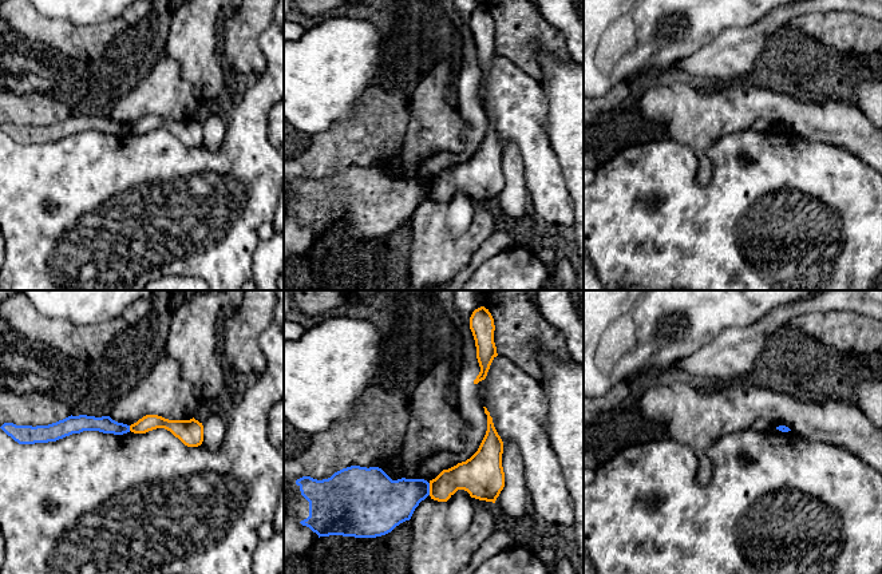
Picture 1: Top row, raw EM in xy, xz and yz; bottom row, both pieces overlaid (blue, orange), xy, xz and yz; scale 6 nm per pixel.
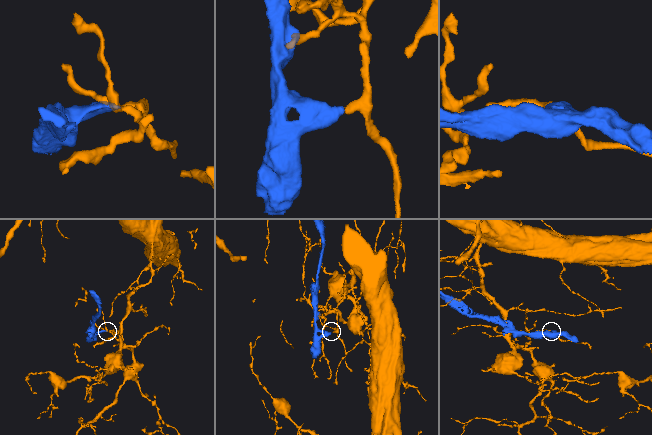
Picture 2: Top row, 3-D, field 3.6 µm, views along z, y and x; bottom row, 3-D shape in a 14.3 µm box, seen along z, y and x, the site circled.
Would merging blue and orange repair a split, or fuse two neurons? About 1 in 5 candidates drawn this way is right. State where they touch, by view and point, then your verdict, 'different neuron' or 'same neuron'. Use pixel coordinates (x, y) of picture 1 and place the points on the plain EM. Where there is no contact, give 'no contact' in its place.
xz (428, 189) | different neuron

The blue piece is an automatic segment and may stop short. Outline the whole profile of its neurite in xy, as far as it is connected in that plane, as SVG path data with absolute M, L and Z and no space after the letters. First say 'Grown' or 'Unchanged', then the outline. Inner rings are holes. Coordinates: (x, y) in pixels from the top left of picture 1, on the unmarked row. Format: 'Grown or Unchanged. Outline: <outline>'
Unchanged. Outline: M71 115L56 123L36 127L4 123L0 128L19 145L56 142L83 131L99 131L103 134L114 135L123 135L130 132L130 126L118 123L110 116L95 118L87 115Z

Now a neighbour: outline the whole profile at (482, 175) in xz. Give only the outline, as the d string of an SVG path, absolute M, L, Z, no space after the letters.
M486 107L487 131L478 151L466 162L443 170L430 181L430 197L447 202L458 190L464 190L471 198L495 203L505 187L502 167L503 142L498 135L493 118Z

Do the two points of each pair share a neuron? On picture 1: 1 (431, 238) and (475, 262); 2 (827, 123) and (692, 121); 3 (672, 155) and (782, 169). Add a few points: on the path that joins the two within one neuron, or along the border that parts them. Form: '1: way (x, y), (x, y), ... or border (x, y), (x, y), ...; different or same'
1: border (489, 234), (471, 258), (454, 276); different
2: way (794, 114), (786, 110), (726, 110); same
3: way (691, 185), (697, 192), (752, 190); same

